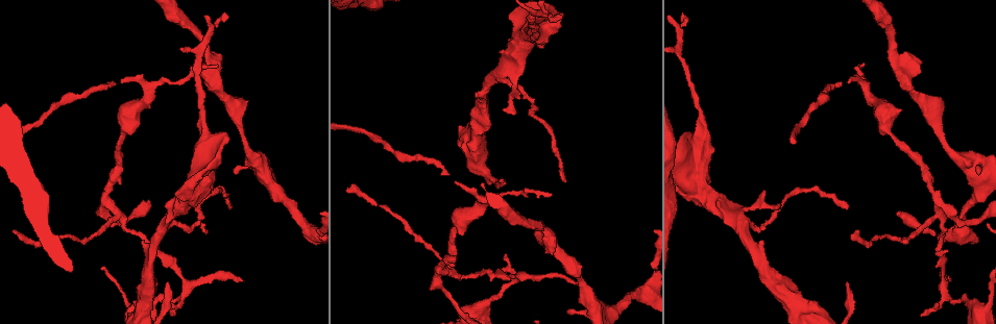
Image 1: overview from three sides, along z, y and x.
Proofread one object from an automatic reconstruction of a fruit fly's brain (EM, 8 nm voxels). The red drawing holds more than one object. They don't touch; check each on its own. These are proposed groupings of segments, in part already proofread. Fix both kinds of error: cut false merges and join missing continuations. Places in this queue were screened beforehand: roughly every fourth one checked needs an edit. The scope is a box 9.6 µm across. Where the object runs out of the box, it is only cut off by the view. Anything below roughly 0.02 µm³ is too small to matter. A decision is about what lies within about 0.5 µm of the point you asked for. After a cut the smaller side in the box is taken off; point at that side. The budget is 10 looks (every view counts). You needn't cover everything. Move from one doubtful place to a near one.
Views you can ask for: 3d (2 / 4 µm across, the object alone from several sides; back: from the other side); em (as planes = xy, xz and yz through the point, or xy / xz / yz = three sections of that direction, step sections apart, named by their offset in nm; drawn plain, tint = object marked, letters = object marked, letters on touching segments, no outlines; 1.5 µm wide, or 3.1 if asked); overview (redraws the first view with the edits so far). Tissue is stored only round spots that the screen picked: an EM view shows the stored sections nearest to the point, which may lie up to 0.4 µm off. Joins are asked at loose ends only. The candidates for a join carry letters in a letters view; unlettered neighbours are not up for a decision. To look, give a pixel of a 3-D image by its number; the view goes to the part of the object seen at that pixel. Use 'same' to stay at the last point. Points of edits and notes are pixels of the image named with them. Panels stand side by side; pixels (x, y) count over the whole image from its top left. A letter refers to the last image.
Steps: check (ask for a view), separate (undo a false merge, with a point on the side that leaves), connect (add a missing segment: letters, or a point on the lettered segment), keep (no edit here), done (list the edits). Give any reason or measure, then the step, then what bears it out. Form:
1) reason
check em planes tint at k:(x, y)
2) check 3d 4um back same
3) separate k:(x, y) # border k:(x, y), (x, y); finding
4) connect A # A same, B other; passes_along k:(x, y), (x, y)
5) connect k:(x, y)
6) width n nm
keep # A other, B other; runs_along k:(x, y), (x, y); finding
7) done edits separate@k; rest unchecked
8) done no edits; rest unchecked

check em planes letters at 1:(533, 14)

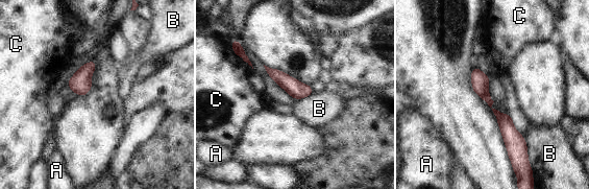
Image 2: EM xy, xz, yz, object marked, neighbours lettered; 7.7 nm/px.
width 60 nm
keep # A other, B other, C other; border 2:(524, 138), (528, 158); one cell here

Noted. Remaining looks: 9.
sharp bend
check em planes letters at 1:(550, 234)

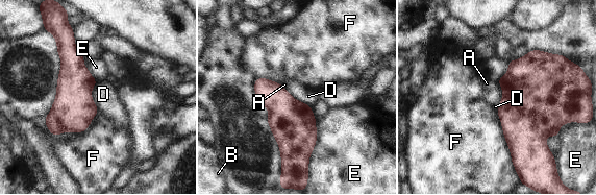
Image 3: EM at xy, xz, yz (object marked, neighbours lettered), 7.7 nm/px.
keep # A other, B other, D other, E other, F other; border 3:(97, 80), (91, 98), (99, 111); continuous, no second cell

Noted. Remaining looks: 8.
branch stops here
check em planes letters at 1:(242, 280)

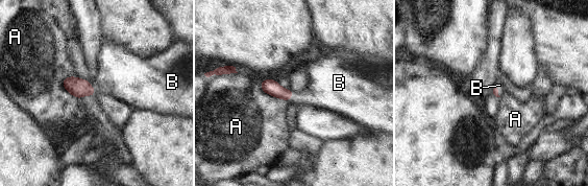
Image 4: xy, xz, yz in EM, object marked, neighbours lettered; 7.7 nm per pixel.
longest_contact A 220 nm
connect B # A other, B same; it goes on there

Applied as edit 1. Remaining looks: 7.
see it whole again
check overview

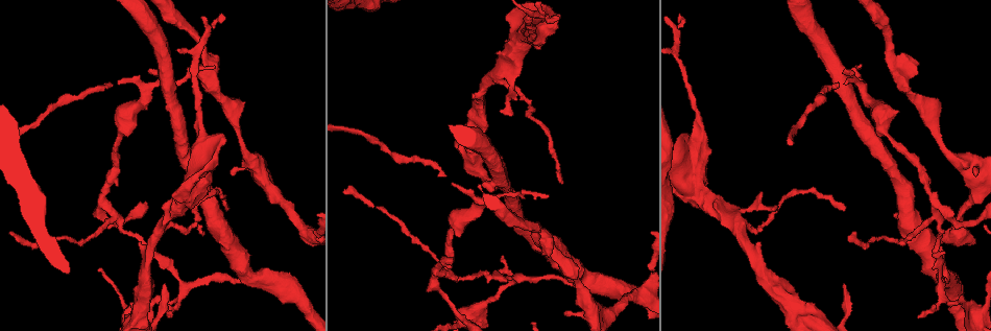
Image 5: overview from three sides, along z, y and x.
thin end
check 3d 4um back at 5:(566, 311)

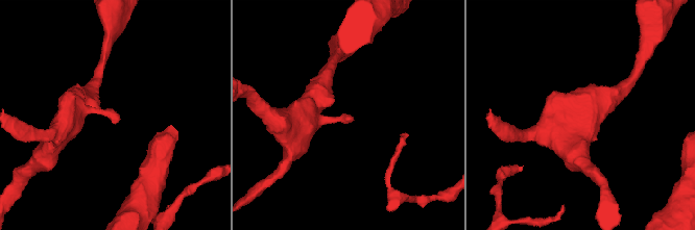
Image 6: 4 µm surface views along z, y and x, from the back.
check em planes letters at 6:(348, 116)

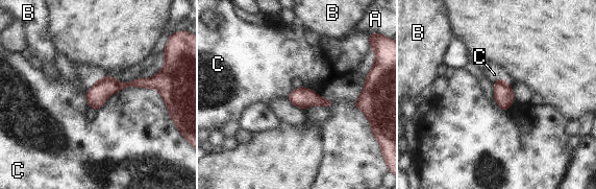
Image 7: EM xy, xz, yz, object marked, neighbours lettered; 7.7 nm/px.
width 140 nm
keep # A other, B other, C other; no lettered segment goes on from it

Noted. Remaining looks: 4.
done edits connect@4; rest unchecked

